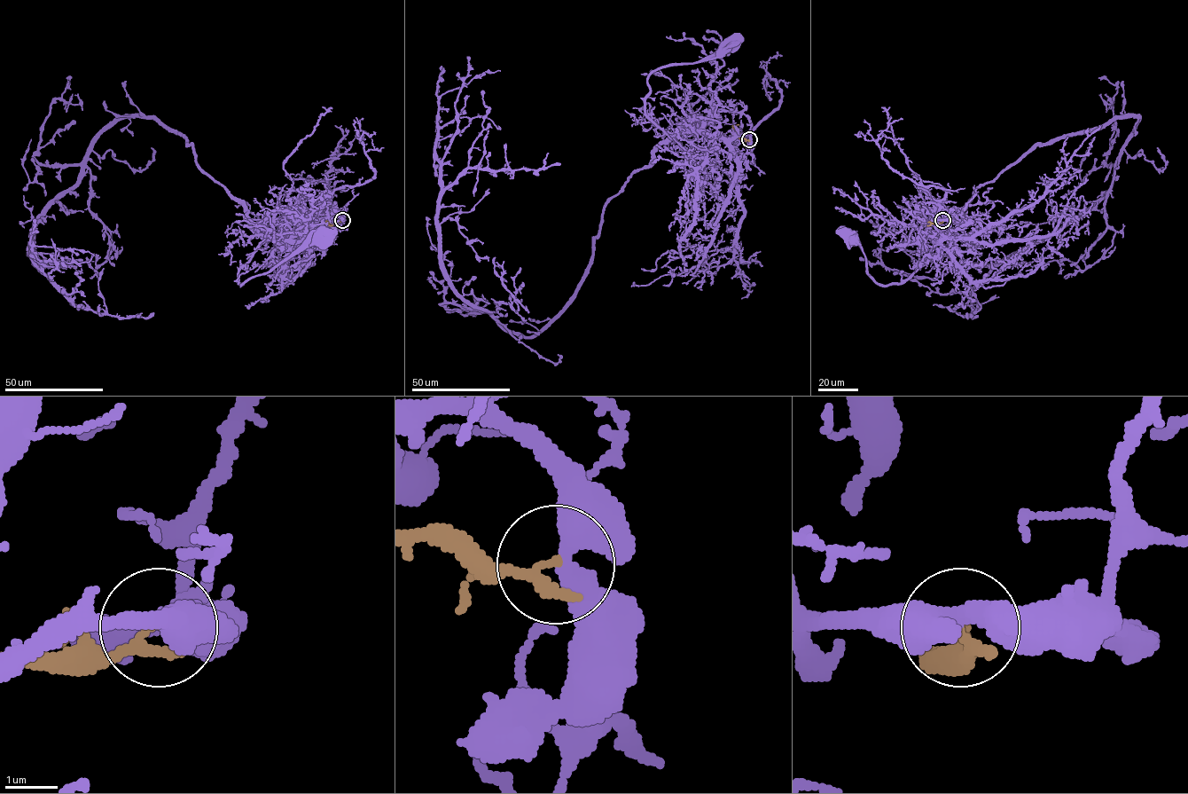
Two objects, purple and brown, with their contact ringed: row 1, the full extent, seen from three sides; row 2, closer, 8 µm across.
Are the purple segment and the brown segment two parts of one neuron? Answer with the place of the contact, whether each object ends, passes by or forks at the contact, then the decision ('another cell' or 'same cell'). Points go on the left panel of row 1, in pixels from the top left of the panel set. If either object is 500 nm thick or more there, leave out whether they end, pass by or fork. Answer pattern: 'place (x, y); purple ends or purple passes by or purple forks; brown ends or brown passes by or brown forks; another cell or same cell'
place (342, 220); purple passes by; brown passes by; another cell

